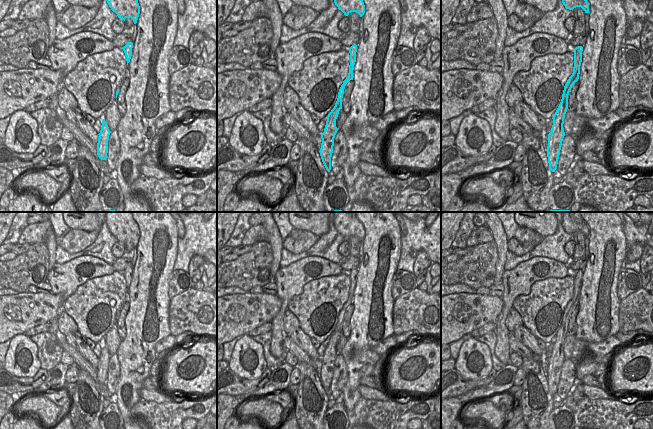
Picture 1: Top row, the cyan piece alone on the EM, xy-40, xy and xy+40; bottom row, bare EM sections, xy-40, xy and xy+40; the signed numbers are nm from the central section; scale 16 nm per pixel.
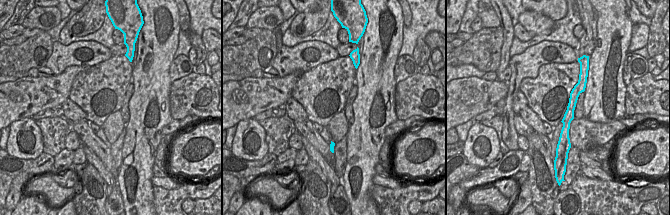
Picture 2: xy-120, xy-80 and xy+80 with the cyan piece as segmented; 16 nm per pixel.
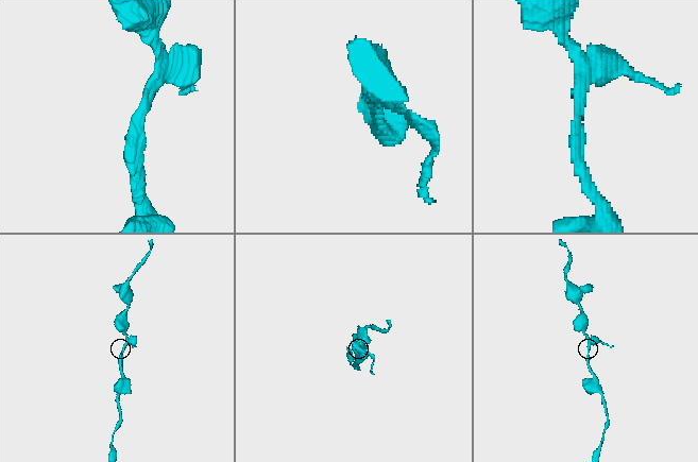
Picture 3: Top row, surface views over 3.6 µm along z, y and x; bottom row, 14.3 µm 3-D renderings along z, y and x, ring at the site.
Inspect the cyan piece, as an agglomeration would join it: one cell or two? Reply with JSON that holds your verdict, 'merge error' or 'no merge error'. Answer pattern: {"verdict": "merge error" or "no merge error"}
{"verdict": "no merge error"}

